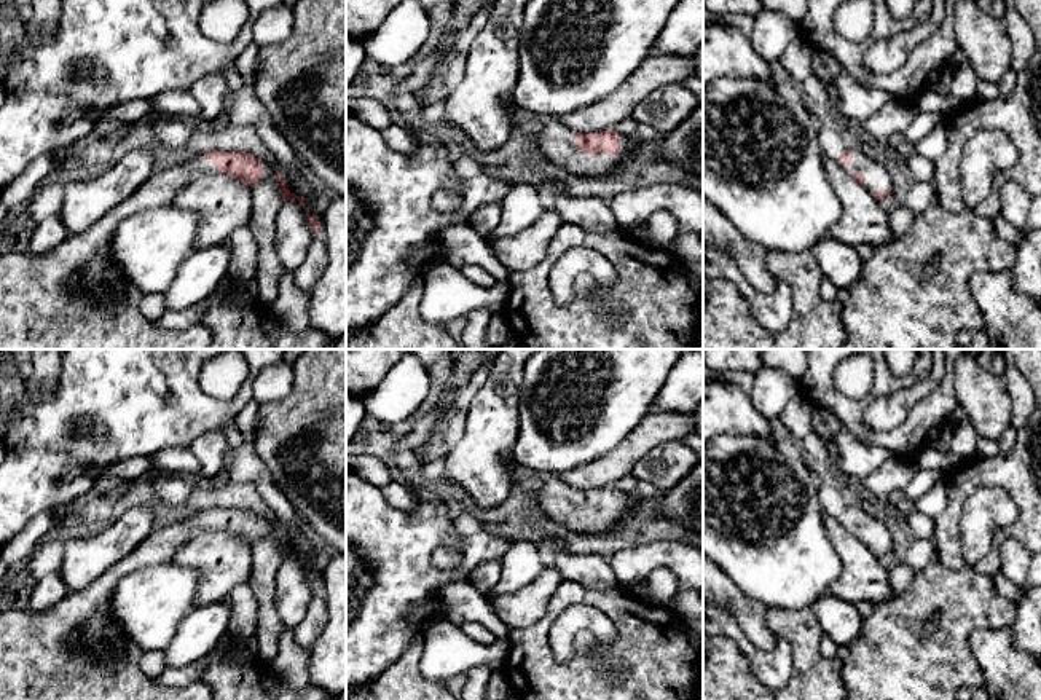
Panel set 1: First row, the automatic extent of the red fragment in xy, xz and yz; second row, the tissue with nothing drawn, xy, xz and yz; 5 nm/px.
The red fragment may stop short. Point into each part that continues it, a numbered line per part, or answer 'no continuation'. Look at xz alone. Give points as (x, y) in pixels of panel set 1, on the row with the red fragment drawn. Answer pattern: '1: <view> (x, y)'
1: xz (553, 142)

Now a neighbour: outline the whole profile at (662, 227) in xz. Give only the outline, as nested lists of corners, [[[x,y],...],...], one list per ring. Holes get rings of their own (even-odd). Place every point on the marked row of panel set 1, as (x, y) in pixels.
[[[670,210],[654,212],[647,220],[647,246],[652,249],[668,249],[679,234],[679,223]]]

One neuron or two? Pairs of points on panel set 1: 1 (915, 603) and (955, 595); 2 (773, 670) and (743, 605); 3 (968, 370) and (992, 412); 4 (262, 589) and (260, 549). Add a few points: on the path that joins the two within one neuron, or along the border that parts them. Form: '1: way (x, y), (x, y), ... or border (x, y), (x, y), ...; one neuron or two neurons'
1: way (925, 597), (946, 595); one neuron
2: border (738, 624), (759, 649), (770, 651), (775, 646); two neurons
3: way (971, 380), (987, 402); one neuron
4: way (262, 579), (262, 558); one neuron

